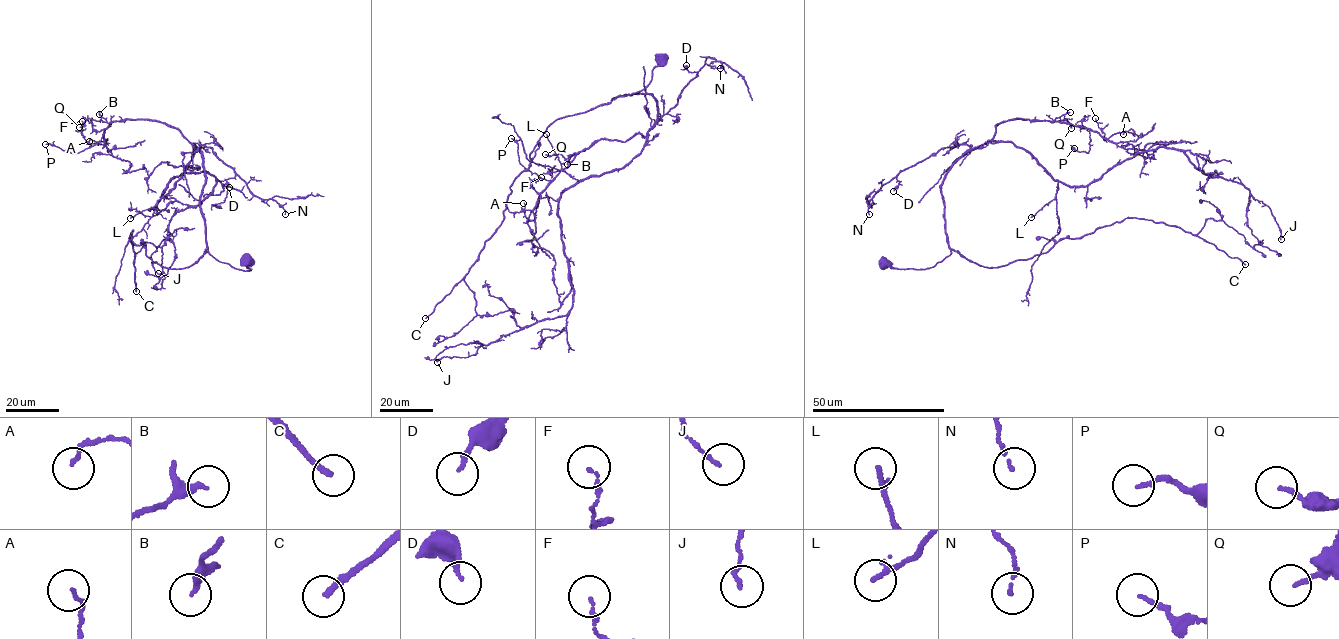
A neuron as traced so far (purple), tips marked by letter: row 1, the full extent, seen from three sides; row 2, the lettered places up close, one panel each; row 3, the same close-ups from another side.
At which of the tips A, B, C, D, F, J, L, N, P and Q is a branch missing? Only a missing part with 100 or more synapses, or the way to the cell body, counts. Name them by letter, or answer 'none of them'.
C

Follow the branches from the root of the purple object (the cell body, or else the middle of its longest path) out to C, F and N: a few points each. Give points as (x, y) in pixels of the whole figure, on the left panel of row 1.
C: (248, 258), (252, 269), (239, 270), (206, 249), (188, 267), (167, 268), (135, 245), (132, 230), (136, 291)
F: (248, 258), (243, 271), (208, 251), (203, 160), (181, 132), (124, 119), (90, 143), (82, 121)
N: (248, 258), (252, 269), (243, 271), (208, 251), (200, 145), (211, 147), (254, 195), (273, 199), (285, 214)

